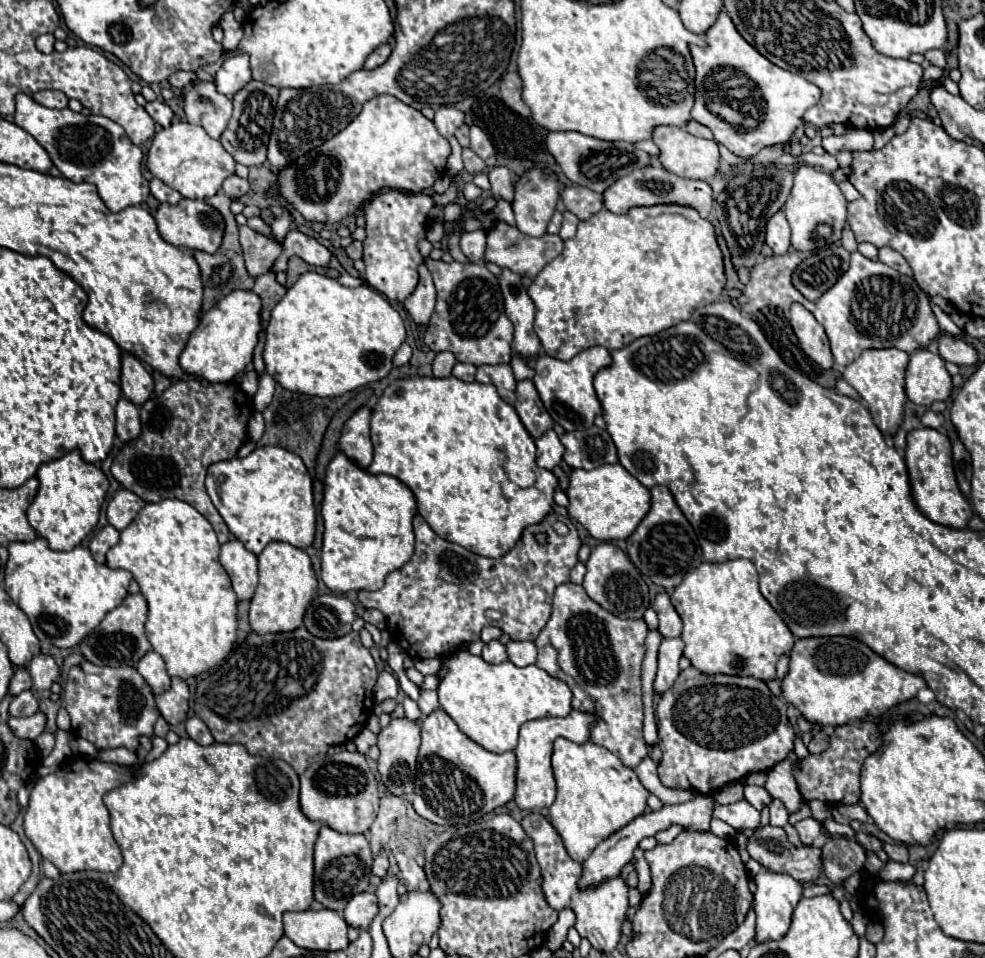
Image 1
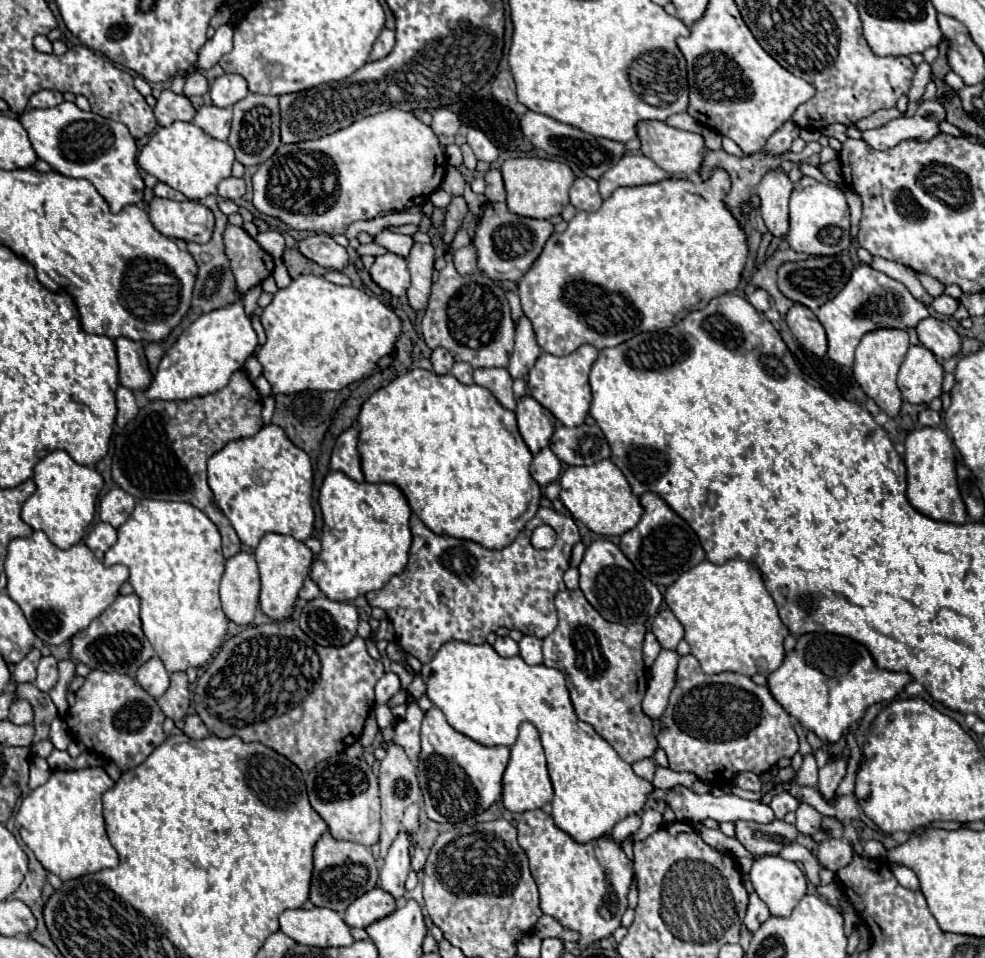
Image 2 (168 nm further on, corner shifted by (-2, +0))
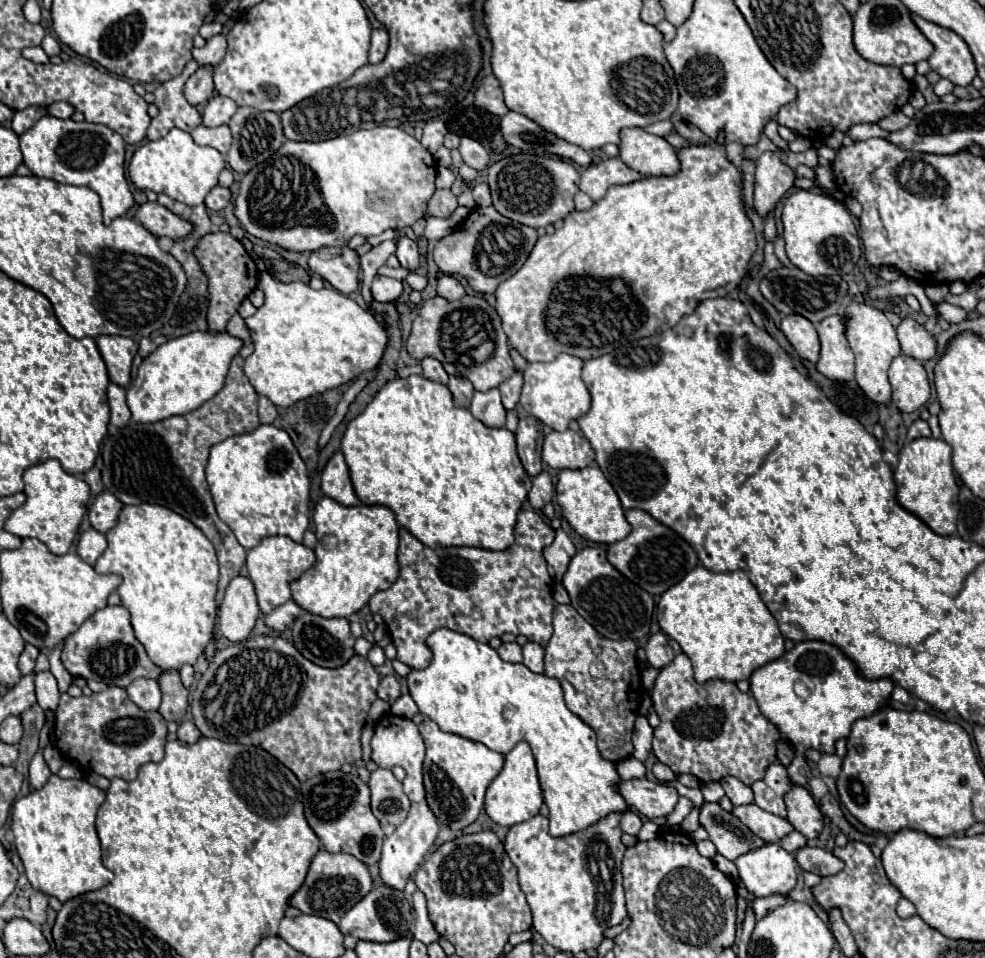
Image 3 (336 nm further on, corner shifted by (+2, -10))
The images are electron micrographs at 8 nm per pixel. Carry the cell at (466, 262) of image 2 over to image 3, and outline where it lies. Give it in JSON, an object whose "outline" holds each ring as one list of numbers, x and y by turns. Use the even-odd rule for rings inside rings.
{"outline":[[443,274,437,282,437,294,447,300,459,300,461,296,465,296,465,288,453,274]]}

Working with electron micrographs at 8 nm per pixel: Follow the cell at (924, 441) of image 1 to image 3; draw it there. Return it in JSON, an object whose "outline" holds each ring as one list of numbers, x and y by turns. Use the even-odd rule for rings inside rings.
{"outline":[[917,438,905,444,899,452,899,464,895,468,897,500,899,504,923,520,937,534,953,534,957,530,959,484,951,466,951,448,945,440]]}

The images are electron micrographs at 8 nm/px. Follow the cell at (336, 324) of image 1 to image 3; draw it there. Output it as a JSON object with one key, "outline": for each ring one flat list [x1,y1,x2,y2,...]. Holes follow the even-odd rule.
{"outline":[[261,272,257,286,265,294,265,304,245,320,255,350,243,368,257,394,287,408,377,368,387,346,387,332,355,300,335,288,313,290,303,282,283,284,269,272]]}

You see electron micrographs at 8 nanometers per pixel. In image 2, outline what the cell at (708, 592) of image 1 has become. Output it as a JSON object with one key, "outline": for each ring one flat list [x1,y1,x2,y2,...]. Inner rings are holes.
{"outline":[[703,560,667,588,665,602,683,624,691,654,699,660,705,674,731,670,745,676,767,676,781,666,785,656,783,640,789,630,779,618,759,570,749,562,729,560,717,566]]}

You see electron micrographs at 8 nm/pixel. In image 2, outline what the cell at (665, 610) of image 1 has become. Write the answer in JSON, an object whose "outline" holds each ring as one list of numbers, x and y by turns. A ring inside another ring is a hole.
{"outline":[[663,608,651,626,657,642,661,644,661,648,665,650,675,650,679,640,683,638,683,626,679,624,679,620,673,616,673,612,669,608]]}

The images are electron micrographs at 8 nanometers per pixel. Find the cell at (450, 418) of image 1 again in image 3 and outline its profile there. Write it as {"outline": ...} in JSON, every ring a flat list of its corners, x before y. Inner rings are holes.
{"outline":[[423,376,395,378,387,382,367,408,347,424,341,452,345,454,359,500,363,504,391,508,397,522,425,546,507,550,515,540,517,514,531,488,531,476,525,472,515,450,515,434,507,428,489,428,479,422,469,408,455,406,453,394,445,384]]}

